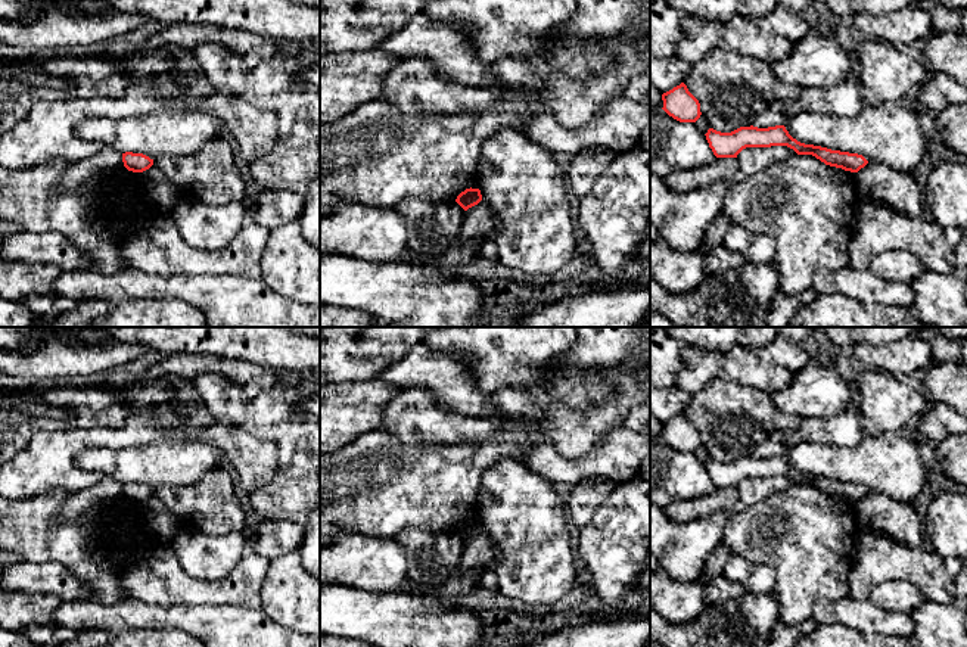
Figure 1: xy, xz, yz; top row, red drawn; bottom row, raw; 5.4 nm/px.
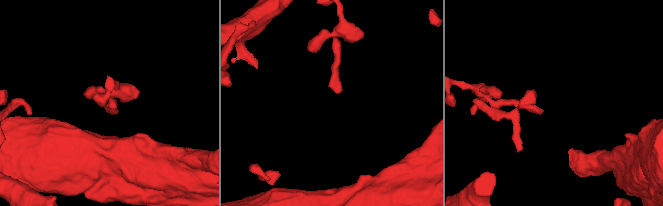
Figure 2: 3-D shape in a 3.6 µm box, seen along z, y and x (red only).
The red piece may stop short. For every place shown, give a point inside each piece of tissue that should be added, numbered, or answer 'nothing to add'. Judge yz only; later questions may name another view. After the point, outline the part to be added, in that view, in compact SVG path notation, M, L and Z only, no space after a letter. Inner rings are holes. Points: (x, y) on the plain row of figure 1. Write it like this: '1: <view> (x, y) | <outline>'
nothing to add

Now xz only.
nothing to add

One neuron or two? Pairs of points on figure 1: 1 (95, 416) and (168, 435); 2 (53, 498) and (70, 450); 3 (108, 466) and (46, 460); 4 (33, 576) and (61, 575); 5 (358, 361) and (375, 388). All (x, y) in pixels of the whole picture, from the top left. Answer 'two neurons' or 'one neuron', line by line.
1: two neurons
2: two neurons
3: two neurons
4: one neuron
5: two neurons

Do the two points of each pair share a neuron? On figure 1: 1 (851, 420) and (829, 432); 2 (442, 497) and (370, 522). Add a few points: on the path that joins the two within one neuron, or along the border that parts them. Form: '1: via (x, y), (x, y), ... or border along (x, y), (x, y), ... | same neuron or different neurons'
1: via (845, 426), (835, 431) | same neuron
2: via (425, 497), (395, 497), (388, 504) | same neuron

